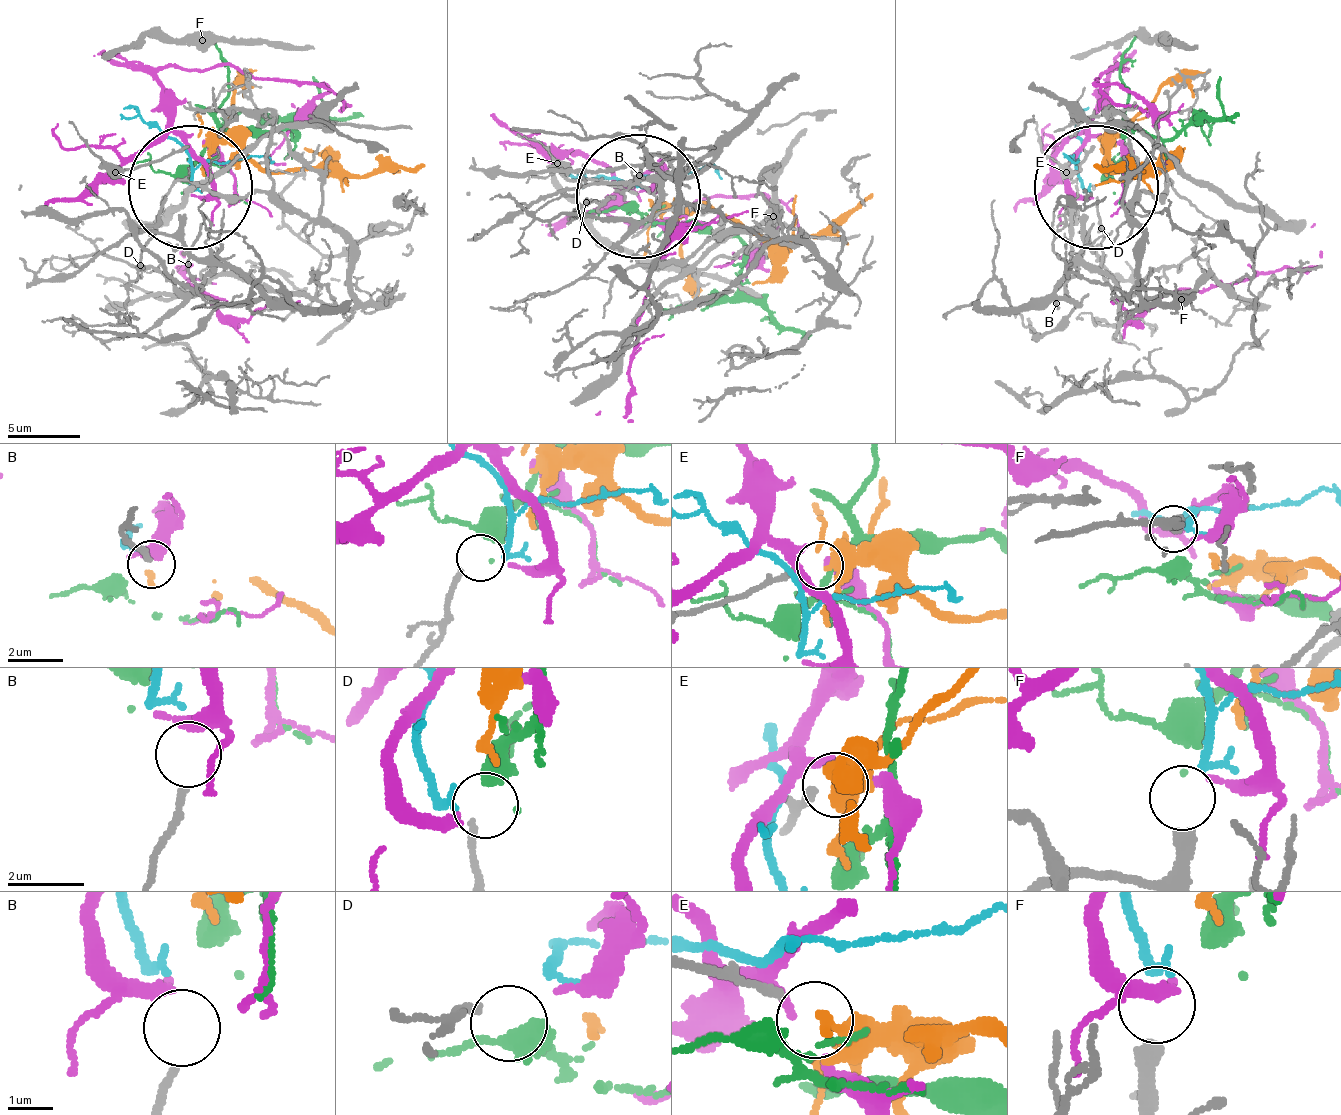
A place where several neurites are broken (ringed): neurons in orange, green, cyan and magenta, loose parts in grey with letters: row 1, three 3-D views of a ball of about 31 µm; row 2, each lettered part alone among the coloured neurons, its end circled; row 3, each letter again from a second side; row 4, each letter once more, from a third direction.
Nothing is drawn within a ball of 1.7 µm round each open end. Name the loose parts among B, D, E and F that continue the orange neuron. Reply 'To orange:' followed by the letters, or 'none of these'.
To orange: E

